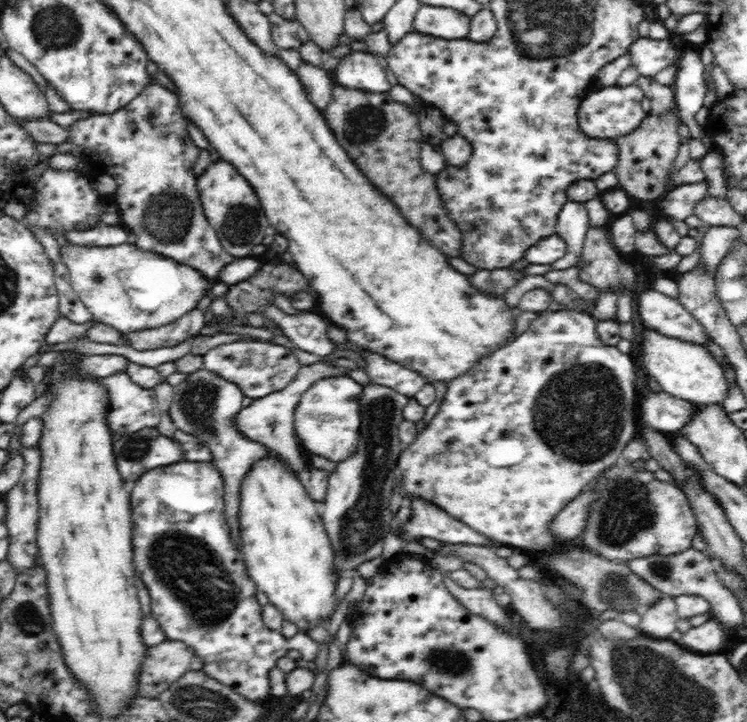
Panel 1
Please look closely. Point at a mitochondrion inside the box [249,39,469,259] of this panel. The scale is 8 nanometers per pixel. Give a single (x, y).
(366, 124)

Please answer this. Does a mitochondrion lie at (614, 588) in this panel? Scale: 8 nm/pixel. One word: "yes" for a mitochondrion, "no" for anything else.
yes

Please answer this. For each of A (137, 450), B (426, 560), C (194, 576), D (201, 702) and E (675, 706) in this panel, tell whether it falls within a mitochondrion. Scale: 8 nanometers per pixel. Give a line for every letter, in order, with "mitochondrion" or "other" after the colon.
A: mitochondrion
B: other
C: mitochondrion
D: mitochondrion
E: mitochondrion

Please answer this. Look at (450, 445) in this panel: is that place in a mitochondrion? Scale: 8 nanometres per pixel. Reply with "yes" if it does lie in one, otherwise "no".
yes

